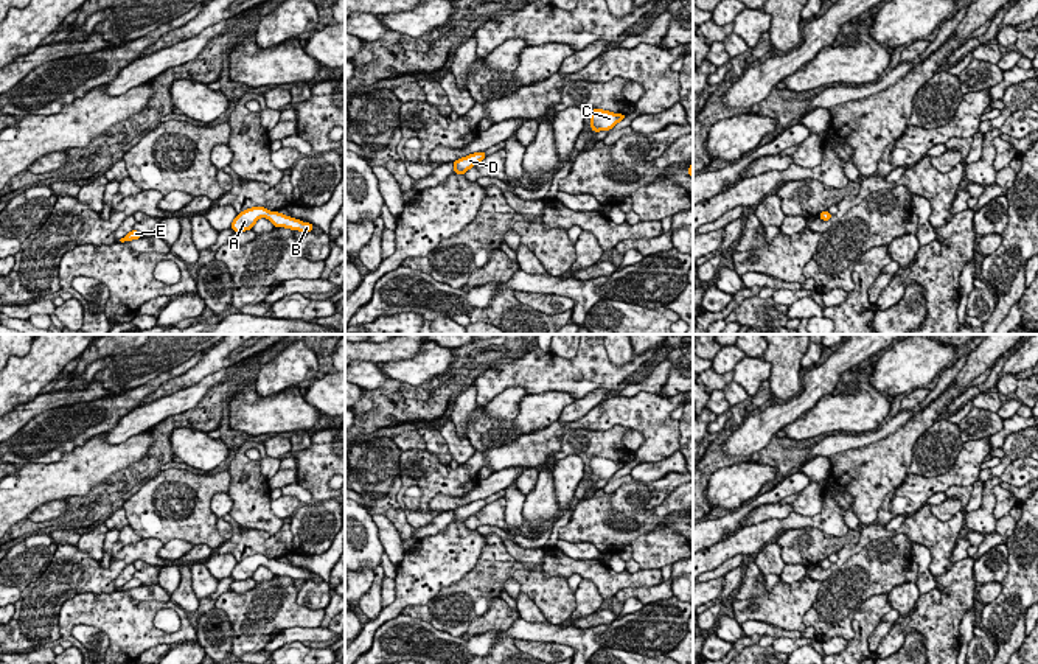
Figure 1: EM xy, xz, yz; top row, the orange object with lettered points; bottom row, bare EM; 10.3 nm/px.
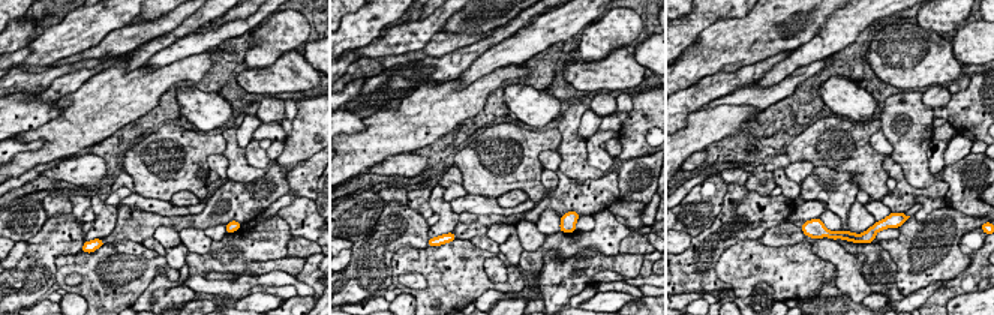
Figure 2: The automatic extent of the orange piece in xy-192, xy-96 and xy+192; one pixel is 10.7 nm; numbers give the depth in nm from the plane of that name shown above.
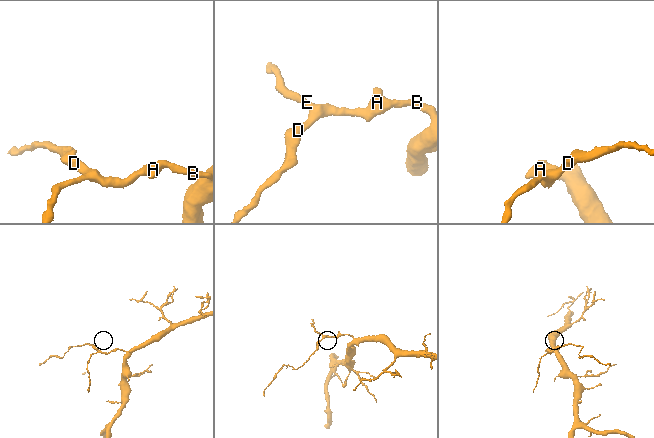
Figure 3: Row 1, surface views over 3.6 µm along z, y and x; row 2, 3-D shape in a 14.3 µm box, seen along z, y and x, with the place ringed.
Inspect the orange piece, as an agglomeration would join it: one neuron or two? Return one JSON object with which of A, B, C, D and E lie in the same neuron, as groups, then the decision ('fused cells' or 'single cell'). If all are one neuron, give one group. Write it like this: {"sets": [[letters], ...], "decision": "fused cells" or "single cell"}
{"sets": [["A", "B", "C", "D", "E"]], "decision": "single cell"}

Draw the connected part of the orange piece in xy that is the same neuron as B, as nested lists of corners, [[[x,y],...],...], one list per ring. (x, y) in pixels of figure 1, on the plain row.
[[[252,555],[236,563],[235,569],[232,571],[232,578],[238,582],[252,578],[260,566],[267,566],[273,572],[273,575],[286,575],[305,582],[314,578],[314,574],[309,571],[301,571],[300,568],[281,563],[278,560],[269,560],[264,555]]]

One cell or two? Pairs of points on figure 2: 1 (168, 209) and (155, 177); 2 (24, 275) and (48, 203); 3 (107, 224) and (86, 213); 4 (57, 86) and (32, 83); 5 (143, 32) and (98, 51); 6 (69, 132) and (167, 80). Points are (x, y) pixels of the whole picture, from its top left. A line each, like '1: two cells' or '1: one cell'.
1: two cells
2: two cells
3: two cells
4: two cells
5: one cell
6: one cell

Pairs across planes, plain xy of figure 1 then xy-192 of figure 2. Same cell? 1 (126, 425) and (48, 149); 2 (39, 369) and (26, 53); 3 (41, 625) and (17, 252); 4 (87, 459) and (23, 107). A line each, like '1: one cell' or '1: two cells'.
1: two cells
2: two cells
3: two cells
4: two cells

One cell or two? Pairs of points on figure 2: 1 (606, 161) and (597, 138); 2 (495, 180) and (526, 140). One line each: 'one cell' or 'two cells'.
1: one cell
2: one cell

